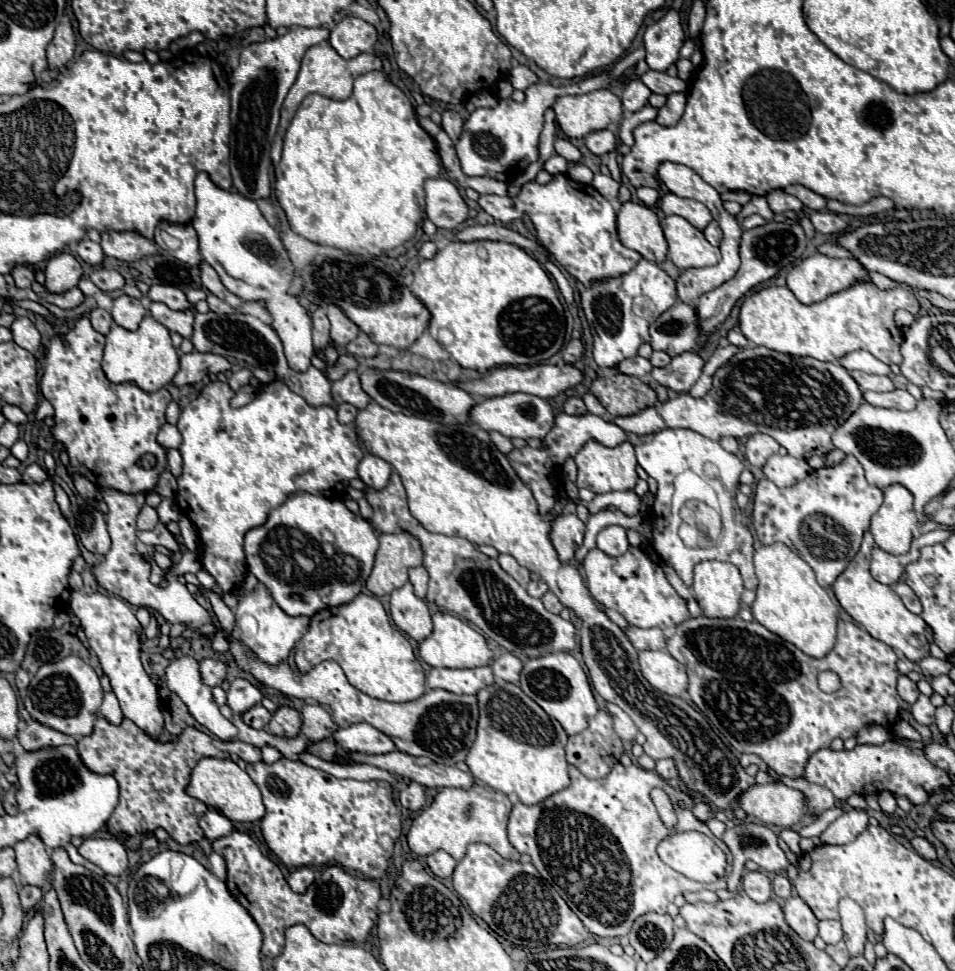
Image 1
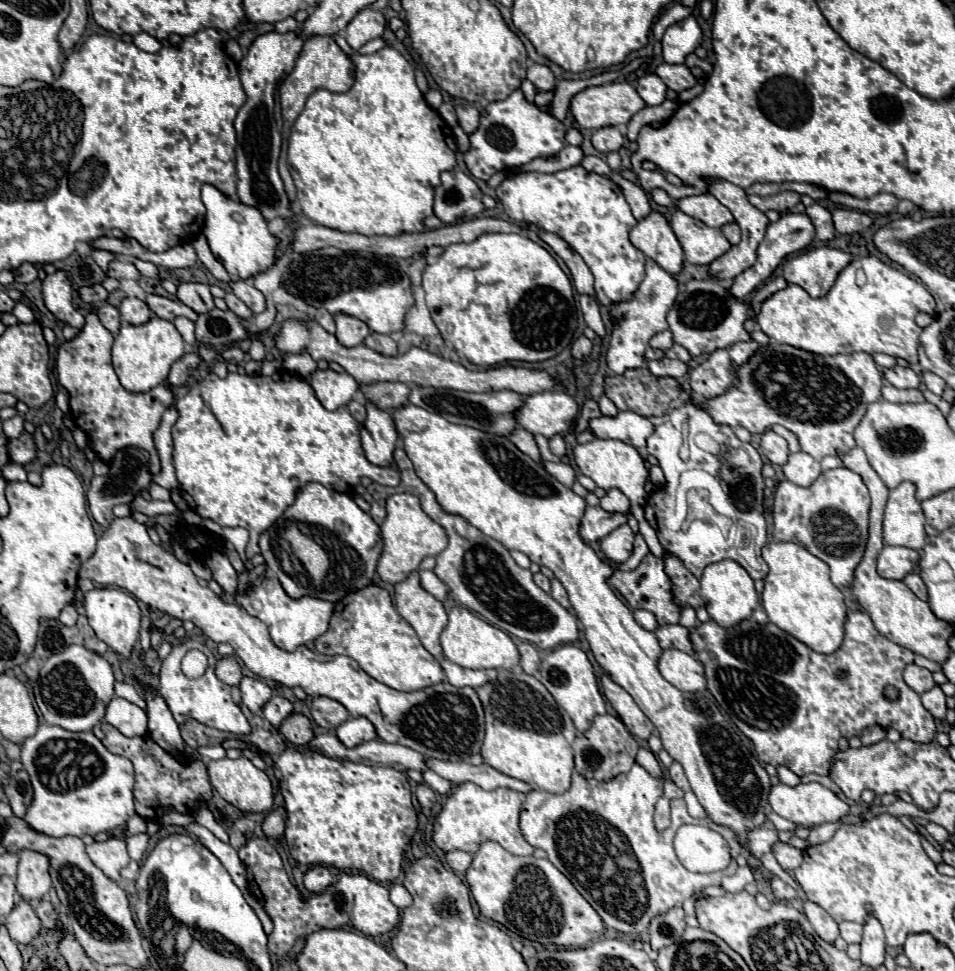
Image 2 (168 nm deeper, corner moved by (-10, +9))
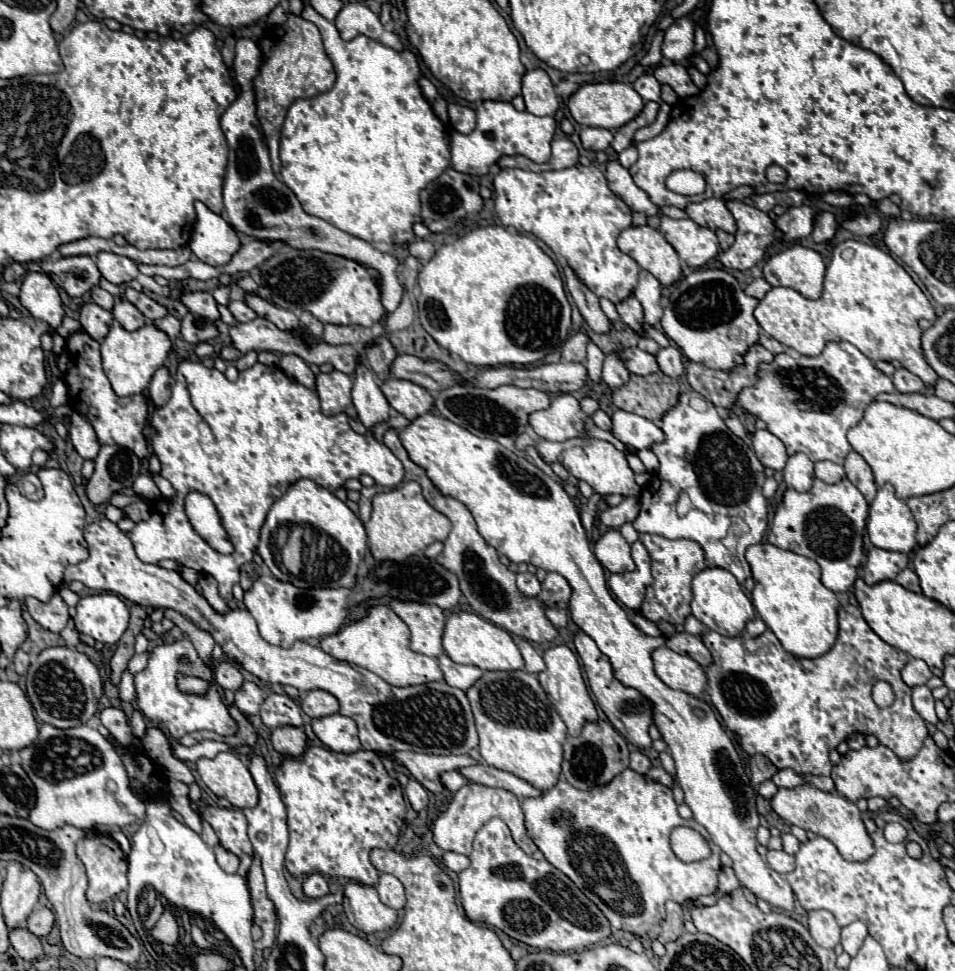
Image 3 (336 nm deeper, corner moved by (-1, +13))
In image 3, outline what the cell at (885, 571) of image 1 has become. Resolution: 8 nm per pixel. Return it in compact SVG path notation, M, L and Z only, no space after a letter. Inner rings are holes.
M871 547L867 555L867 563L863 567L863 579L867 585L875 585L879 581L893 581L897 573L907 567L909 557L897 551L885 551L879 547Z

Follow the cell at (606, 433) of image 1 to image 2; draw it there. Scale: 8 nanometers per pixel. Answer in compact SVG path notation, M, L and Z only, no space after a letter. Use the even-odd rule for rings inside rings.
M620 411L618 417L592 419L590 429L600 439L618 439L642 451L646 449L646 439L652 435L654 425L632 411Z

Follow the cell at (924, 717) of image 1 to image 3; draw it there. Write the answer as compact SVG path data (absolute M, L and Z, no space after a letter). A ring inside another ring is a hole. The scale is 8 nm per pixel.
M927 685L915 687L913 689L913 707L915 711L927 721L927 723L937 723L937 715L935 715L935 707L933 707L935 699L931 695L931 689Z

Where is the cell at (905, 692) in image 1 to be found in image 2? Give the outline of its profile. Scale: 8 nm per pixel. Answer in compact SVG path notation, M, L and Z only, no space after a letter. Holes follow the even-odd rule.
M910 663L910 665L904 669L904 681L906 681L906 685L908 685L910 689L914 689L918 695L930 691L930 689L936 685L934 679L932 679L932 673L930 673L928 669L924 669L924 667L914 665L914 663Z

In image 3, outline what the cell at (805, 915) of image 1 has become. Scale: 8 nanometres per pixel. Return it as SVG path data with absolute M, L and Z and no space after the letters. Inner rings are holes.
M809 911L809 933L817 945L833 949L839 943L839 931L841 927L829 911Z

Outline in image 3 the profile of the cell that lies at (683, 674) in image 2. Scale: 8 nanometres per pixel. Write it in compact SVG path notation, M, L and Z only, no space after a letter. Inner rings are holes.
M659 647L653 651L653 663L657 677L671 689L685 691L699 697L705 689L703 667L687 655L671 651L669 647Z

